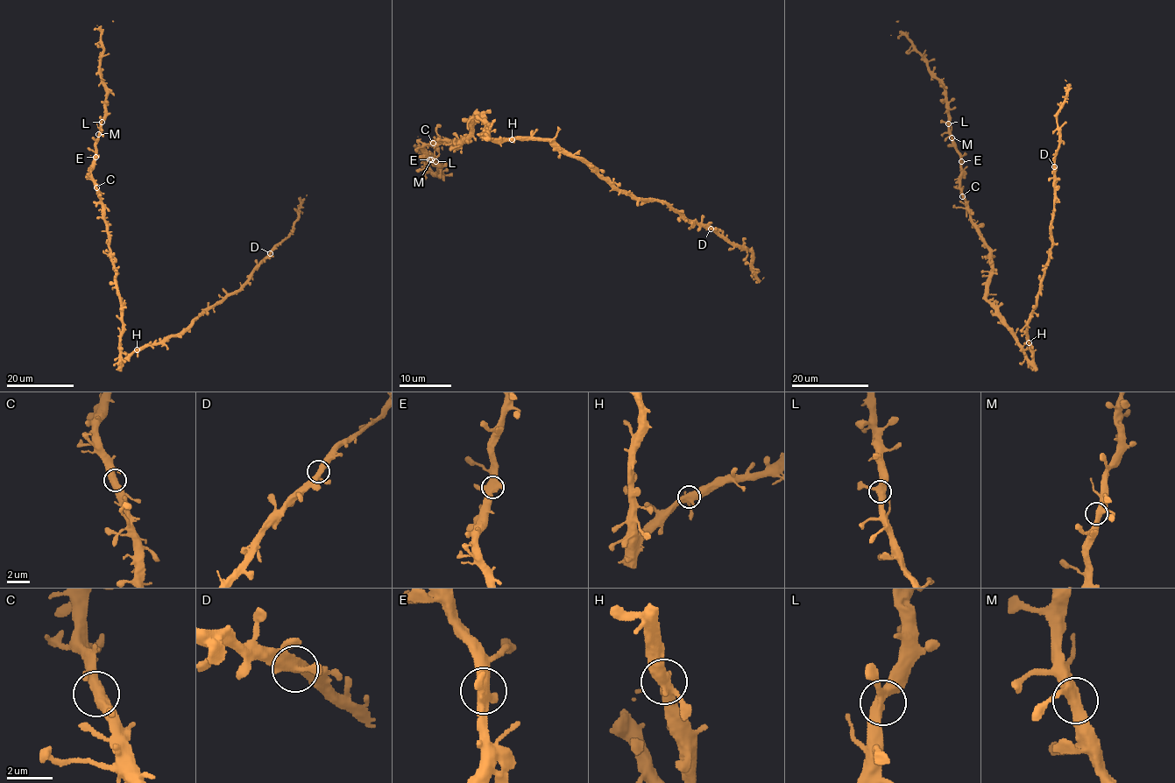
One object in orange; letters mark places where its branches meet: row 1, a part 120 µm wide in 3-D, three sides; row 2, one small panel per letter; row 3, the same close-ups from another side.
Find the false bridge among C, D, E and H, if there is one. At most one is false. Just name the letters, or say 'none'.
none

